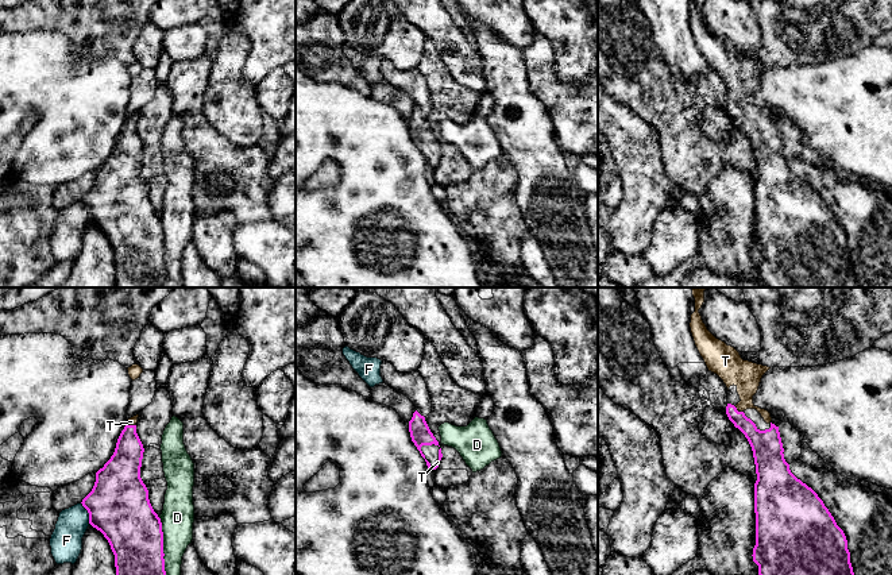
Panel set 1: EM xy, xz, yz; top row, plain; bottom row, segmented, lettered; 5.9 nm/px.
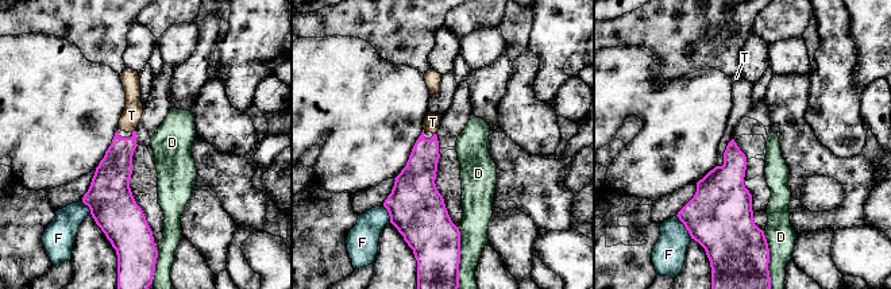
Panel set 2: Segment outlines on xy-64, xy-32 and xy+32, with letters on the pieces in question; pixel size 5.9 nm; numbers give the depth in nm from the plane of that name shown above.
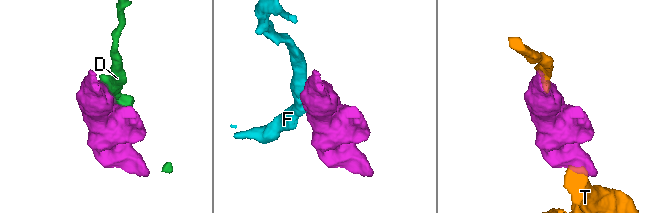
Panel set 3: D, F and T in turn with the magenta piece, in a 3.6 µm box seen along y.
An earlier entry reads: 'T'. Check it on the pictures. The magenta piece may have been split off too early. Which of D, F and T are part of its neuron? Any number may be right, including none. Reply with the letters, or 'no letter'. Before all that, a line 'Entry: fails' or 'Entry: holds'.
Entry: holds
T

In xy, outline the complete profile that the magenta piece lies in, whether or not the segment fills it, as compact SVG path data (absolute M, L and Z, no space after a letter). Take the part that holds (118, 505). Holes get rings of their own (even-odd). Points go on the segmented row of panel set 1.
M139 414L128 418L111 459L96 472L92 491L82 499L89 524L108 540L115 555L116 575L166 575L162 522L154 512L140 478L143 444L136 433Z

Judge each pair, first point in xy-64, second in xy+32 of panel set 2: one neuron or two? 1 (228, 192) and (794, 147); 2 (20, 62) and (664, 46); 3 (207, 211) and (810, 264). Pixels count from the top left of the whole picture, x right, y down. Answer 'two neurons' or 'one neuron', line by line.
1: one neuron
2: two neurons
3: one neuron

